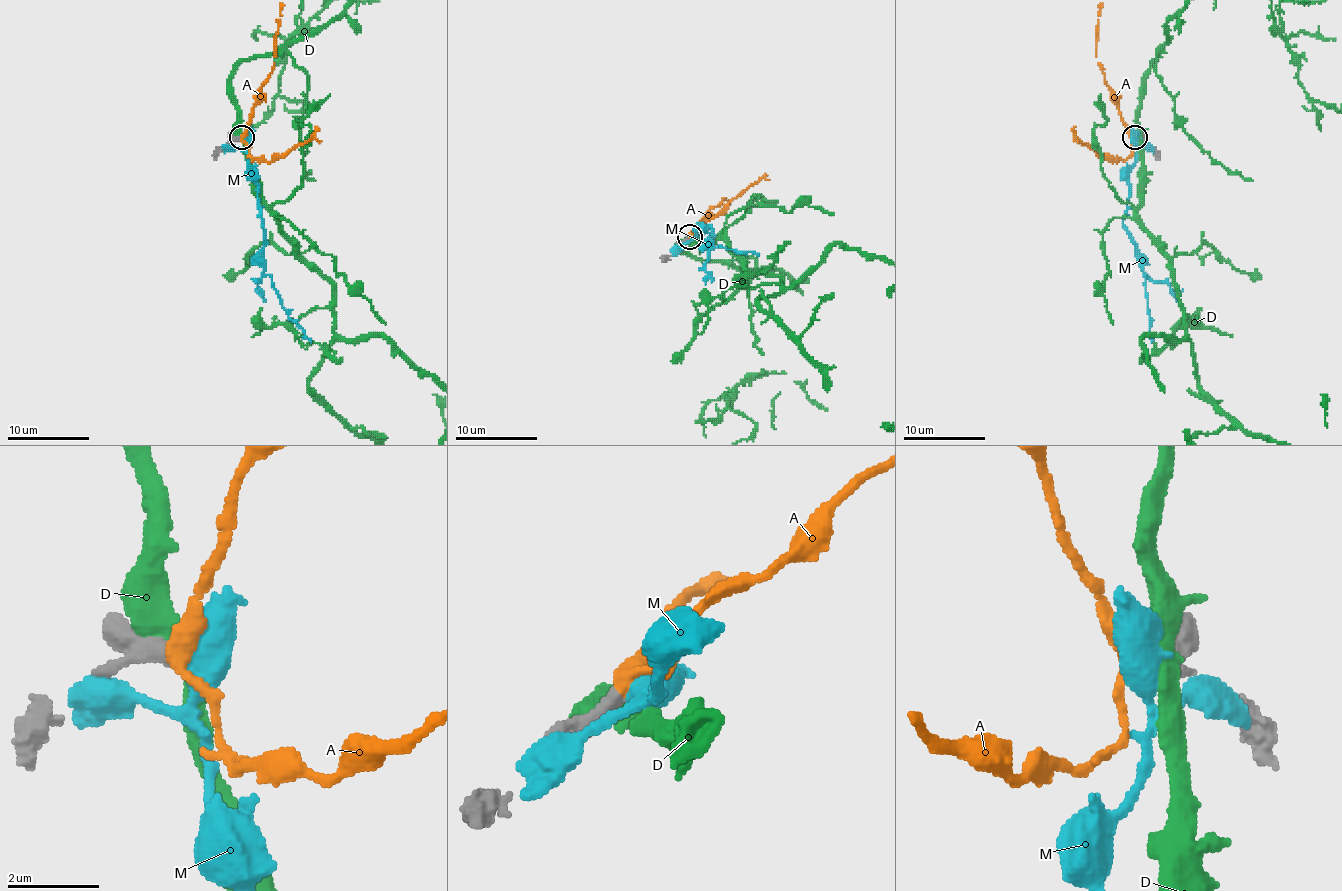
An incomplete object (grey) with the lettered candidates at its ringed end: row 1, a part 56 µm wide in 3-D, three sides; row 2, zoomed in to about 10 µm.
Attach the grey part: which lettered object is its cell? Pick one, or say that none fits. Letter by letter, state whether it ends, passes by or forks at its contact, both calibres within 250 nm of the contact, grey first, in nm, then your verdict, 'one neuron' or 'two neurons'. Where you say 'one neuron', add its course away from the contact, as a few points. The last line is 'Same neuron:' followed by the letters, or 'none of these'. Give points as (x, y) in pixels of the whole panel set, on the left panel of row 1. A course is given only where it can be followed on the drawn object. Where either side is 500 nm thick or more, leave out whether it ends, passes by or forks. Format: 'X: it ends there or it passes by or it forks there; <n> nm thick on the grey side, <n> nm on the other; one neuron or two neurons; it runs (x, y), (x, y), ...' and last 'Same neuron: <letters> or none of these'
A: it passes by; 400 nm thick on the grey side, 380 nm on the other; one neuron
D: 600 nm thick on the grey side, 400 nm on the other; two neurons
M: it forks there; 400 nm thick on the grey side, 400 nm on the other; two neurons
Same neuron: A

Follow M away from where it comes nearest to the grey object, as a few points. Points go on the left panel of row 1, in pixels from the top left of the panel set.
M: (243, 139), (247, 165), (257, 186), (263, 272), (272, 279), (272, 287), (286, 314), (311, 342)

